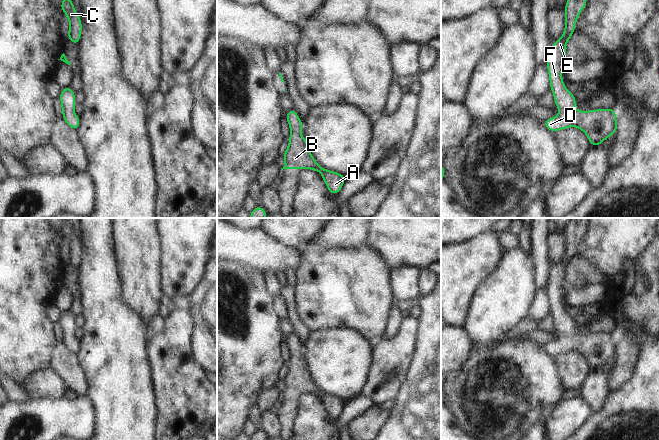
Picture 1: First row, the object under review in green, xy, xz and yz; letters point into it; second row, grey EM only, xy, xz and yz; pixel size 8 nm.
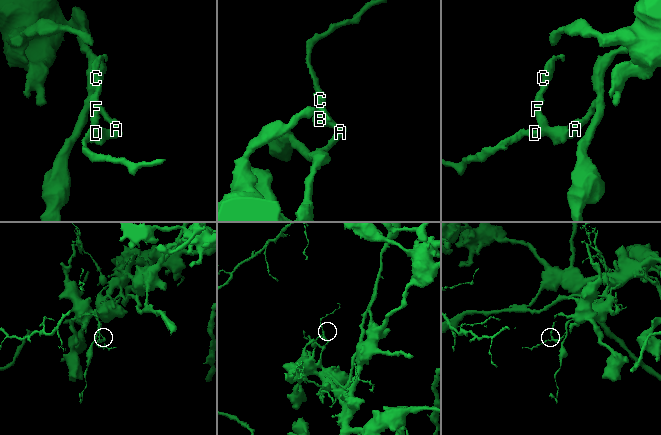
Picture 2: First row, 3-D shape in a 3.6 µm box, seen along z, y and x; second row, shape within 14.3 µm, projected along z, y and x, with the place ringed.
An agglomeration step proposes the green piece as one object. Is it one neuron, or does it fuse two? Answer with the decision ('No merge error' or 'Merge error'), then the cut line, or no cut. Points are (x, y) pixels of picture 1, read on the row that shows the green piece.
No merge error. No split.

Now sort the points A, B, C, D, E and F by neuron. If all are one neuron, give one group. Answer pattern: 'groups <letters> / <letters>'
groups A B C D E F

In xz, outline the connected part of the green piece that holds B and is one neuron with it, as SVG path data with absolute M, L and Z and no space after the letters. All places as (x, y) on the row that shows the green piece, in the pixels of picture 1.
M294 108L286 113L286 120L290 126L290 140L282 156L285 165L281 170L312 169L317 171L322 175L330 194L338 194L344 185L346 176L331 170L326 170L316 162L308 147L307 139L303 138L300 133L304 125Z

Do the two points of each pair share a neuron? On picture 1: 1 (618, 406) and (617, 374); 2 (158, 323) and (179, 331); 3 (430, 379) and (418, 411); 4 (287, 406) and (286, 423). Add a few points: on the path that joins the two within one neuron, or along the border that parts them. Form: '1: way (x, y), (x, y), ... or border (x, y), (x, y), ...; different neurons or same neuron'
1: border (633, 372), (632, 376), (620, 388), (611, 391); different neurons
2: border (164, 320), (162, 330), (152, 333); different neurons
3: way (430, 387), (430, 399), (426, 403); same neuron
4: way (287, 410), (286, 419); same neuron

